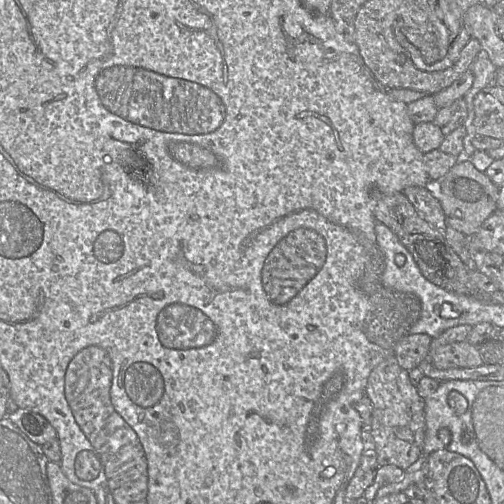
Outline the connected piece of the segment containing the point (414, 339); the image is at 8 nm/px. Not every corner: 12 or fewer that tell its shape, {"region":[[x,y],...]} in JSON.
{"region":[[425,333],[404,336],[394,349],[407,371],[428,358],[432,339]]}

